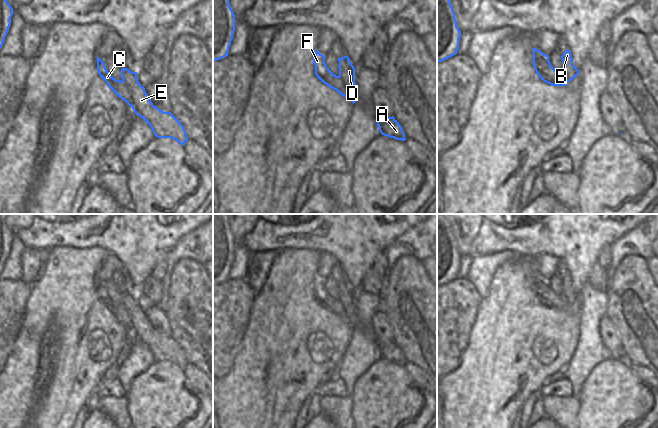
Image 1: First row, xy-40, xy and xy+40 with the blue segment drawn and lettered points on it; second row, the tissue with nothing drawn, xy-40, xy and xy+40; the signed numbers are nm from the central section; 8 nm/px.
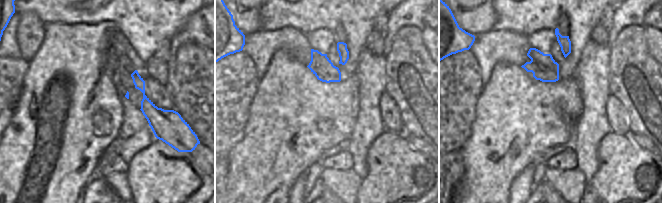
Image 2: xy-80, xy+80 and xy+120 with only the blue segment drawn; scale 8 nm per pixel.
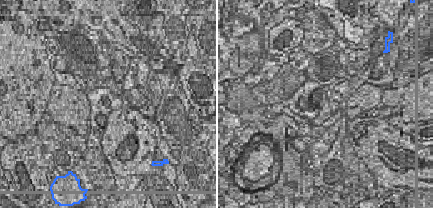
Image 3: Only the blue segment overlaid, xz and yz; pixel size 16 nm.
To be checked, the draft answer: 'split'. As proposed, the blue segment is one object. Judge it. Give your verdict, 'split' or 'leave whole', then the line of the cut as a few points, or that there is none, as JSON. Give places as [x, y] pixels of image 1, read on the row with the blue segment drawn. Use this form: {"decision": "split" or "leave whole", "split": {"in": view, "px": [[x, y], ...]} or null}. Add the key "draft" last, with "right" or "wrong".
{"decision": "split", "split": {"in": "xy-40", "px": [[122, 81], [130, 93], [132, 99], [131, 106]]}, "draft": "right"}

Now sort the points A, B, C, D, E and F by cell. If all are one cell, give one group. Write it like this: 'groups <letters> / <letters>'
groups A B D E / C F

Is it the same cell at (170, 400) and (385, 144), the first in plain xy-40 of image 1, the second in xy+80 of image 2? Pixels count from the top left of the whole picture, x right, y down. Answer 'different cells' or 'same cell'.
same cell

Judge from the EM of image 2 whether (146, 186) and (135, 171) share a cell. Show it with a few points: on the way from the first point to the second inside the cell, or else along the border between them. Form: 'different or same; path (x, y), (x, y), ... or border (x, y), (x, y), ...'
same; path (146, 182), (139, 175)

